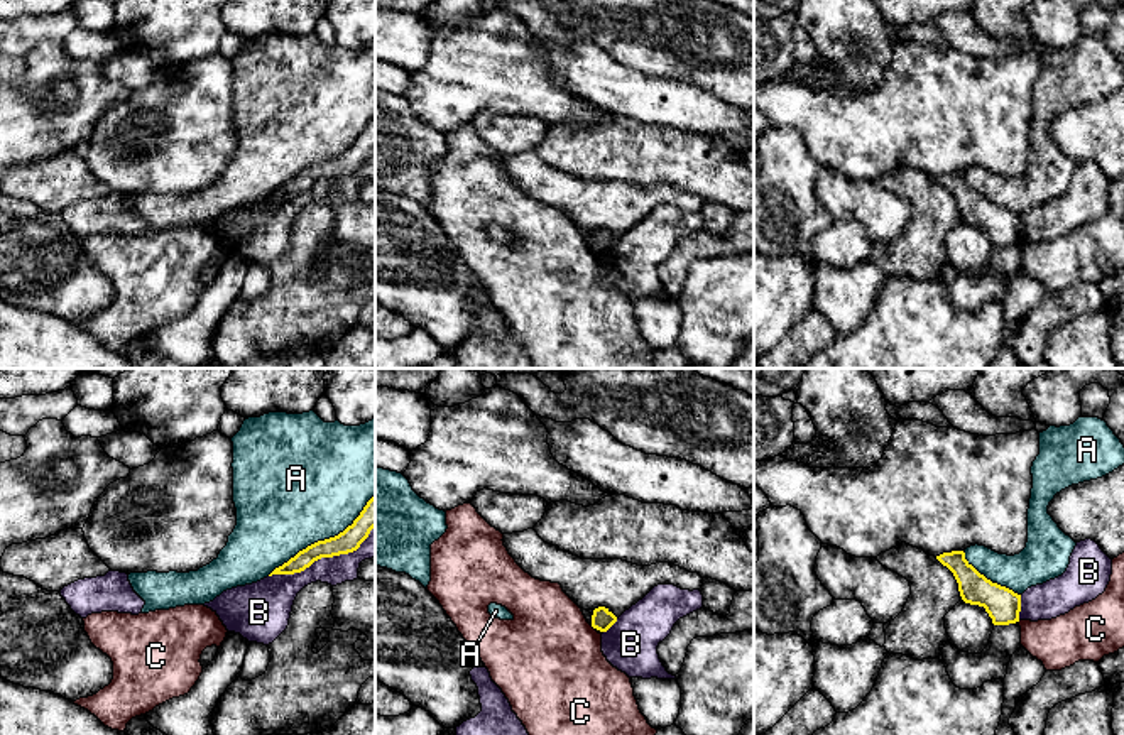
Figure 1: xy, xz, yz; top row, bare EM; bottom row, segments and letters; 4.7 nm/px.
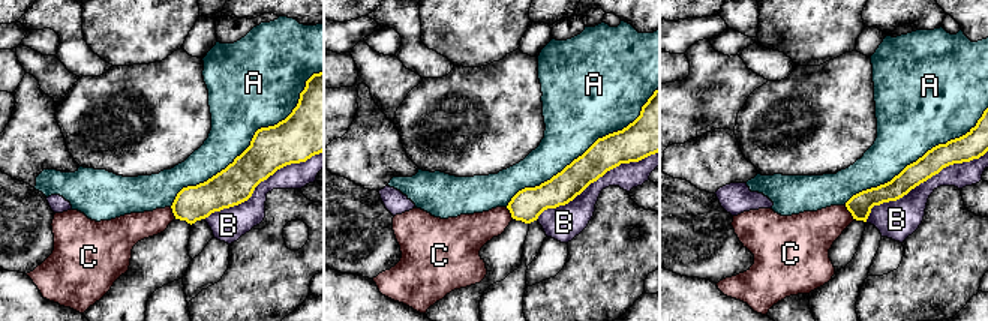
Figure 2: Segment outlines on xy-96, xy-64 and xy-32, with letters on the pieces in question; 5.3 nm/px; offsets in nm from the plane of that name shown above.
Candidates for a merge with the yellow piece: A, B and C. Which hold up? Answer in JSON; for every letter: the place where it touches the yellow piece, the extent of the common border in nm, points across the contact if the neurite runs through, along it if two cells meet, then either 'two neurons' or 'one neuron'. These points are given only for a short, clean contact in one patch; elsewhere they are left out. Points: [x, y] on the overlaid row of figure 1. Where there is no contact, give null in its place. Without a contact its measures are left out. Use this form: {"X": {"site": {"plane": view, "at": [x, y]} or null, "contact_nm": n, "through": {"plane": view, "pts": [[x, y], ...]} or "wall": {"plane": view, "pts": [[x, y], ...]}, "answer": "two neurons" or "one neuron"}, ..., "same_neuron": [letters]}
{"A": {"site": {"plane": "xy", "at": [325, 539]}, "contact_nm": 650, "answer": "two neurons"}, "B": {"site": {"plane": "xy", "at": [323, 556]}, "contact_nm": 550, "answer": "two neurons"}, "C": {"site": null, "answer": "two neurons"}, "same_neuron": []}

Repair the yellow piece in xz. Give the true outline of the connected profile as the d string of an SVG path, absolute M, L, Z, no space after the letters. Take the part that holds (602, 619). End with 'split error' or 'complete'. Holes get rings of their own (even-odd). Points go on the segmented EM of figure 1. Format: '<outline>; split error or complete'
M598 607L593 610L592 615L592 627L607 632L614 623L617 622L617 617L605 607Z; complete

